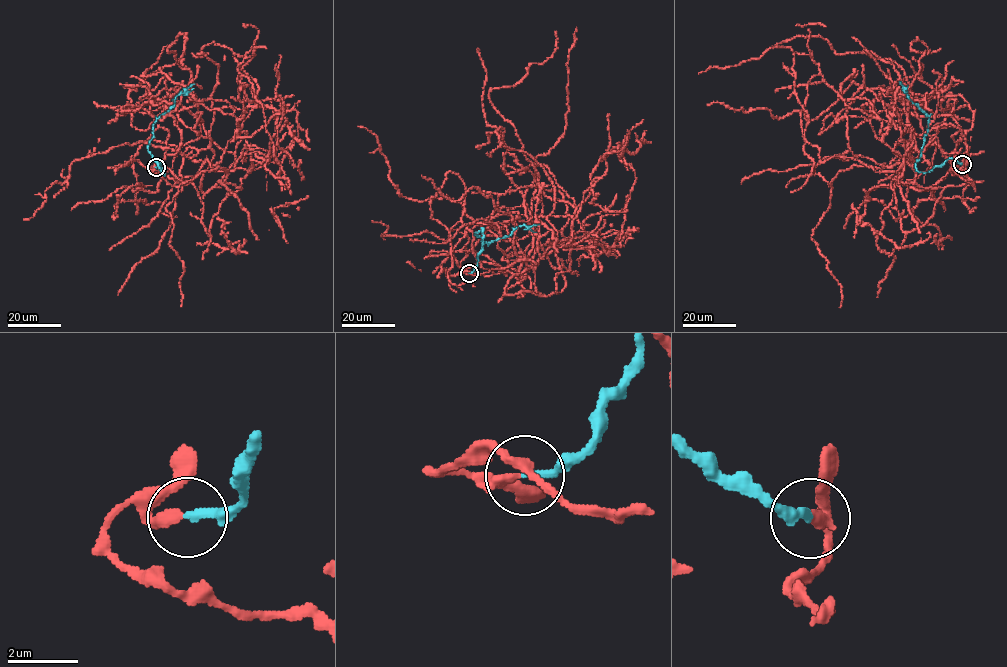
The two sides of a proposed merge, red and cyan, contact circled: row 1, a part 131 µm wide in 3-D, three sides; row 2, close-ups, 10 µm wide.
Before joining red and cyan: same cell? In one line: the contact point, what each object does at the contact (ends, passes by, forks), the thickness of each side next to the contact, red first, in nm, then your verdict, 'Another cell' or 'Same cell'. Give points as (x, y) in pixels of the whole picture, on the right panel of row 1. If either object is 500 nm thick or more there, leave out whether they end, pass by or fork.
Place: (962, 164). At the ring red ends. At the ring cyan ends. Thickness 280 nm (red) against 200 nm. Another cell

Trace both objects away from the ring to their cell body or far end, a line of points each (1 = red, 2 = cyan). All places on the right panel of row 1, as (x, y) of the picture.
1: (962, 163), (973, 186), (953, 125), (900, 158), (908, 232), (943, 188), (839, 170), (811, 239), (839, 307)
2: (961, 163), (951, 158), (927, 172), (916, 169), (915, 163), (923, 146), (928, 116), (905, 93), (898, 81)

